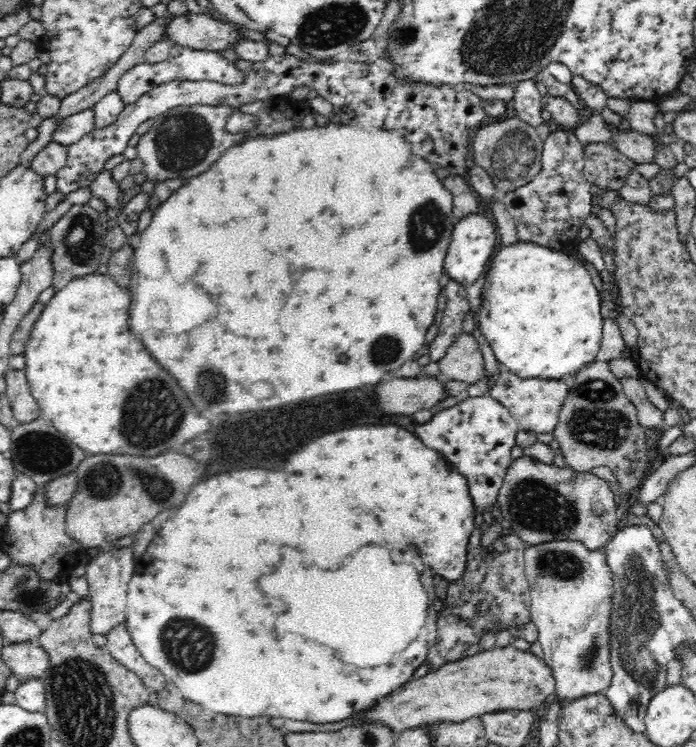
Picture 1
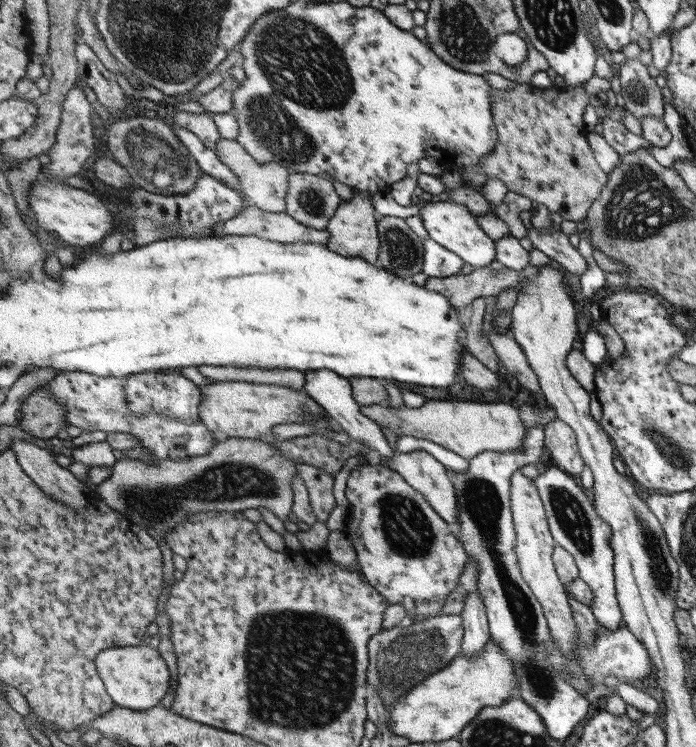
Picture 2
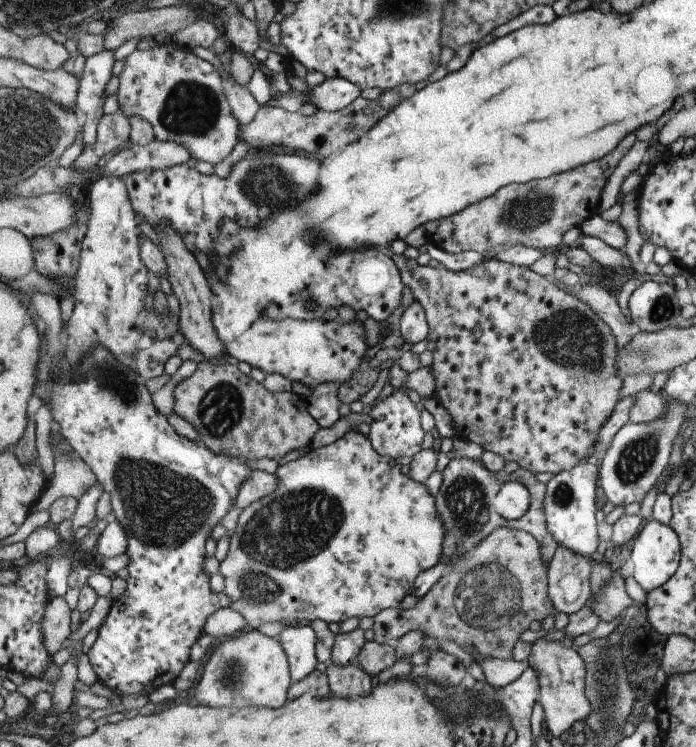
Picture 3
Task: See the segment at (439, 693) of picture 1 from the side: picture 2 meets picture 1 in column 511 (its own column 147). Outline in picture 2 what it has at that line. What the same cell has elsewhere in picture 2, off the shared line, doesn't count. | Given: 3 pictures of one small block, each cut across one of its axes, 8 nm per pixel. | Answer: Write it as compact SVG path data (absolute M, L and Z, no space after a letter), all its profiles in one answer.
M149 644L133 648L109 648L97 656L97 670L105 680L105 686L117 706L131 708L135 712L147 712L161 706L161 700L169 694L171 670L159 650Z

